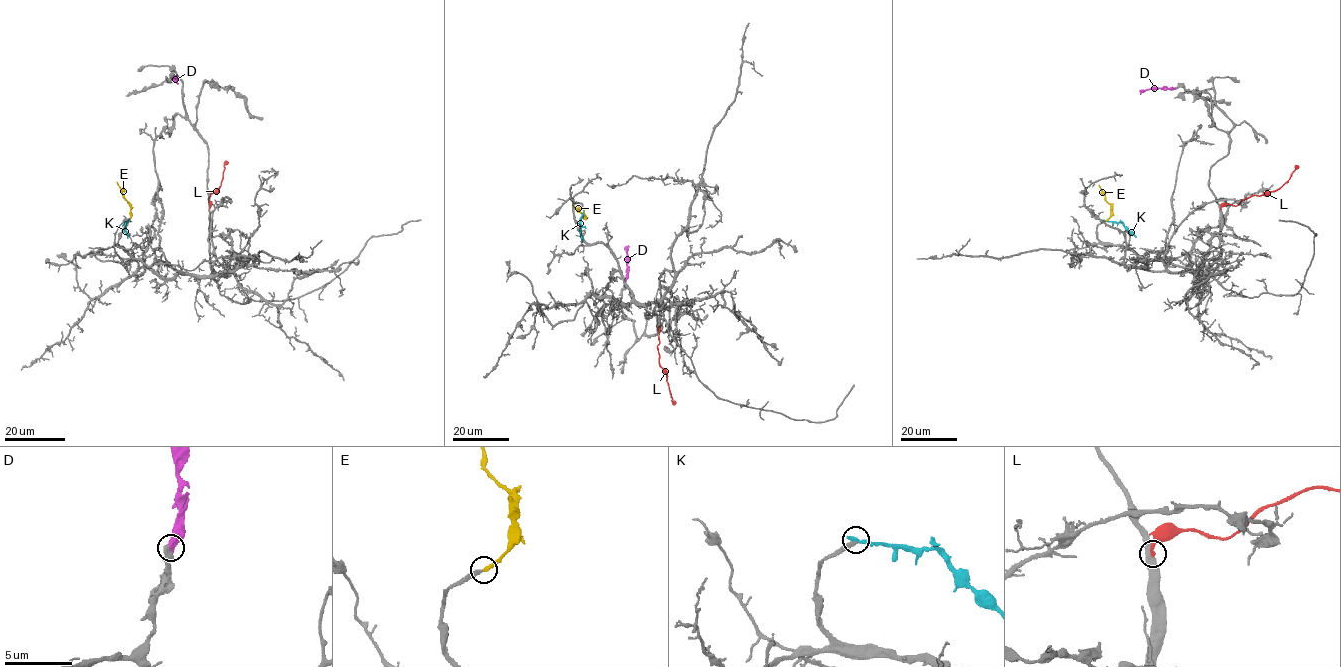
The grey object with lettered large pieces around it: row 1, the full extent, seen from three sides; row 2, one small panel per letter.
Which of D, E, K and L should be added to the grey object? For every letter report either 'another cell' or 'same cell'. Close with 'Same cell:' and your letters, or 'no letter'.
D: another cell
E: same cell
K: another cell
L: another cell
Same cell: E

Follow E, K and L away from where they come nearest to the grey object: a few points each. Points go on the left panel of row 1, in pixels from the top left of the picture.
E: (129, 220), (130, 204), (117, 182)
K: (129, 220), (125, 222), (127, 238)
L: (210, 207), (208, 198), (219, 187), (227, 161)

